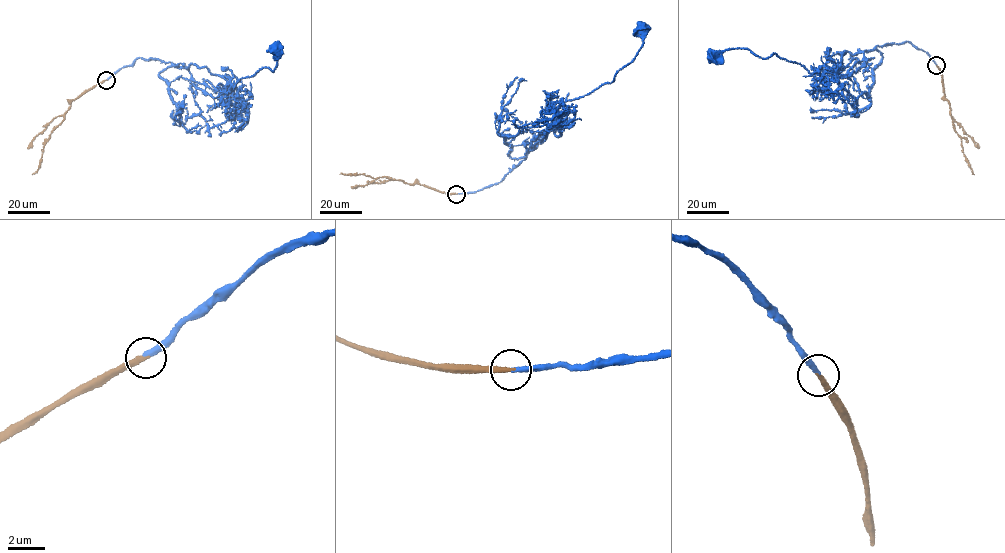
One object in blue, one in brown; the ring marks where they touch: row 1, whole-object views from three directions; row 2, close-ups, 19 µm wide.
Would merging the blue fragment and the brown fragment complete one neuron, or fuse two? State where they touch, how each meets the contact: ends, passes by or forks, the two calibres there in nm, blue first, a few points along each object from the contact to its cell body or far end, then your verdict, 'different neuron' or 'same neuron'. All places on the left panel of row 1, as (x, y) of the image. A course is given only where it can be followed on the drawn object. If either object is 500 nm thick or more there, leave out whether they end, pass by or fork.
(106, 80) | blue ends | brown ends | 300/280 nm | blue via (106, 80), (158, 59), (207, 68), (232, 94), (219, 84), (228, 94), (274, 71), (276, 48) | brown via (106, 80), (72, 101), (64, 119), (44, 144), (40, 165), (32, 174) | same neuron

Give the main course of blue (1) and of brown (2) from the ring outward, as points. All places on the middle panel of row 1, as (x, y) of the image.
1: (456, 194), (501, 182), (550, 128), (555, 127), (559, 136), (557, 107), (613, 82), (641, 47), (643, 26)
2: (456, 194), (382, 176), (340, 174)

